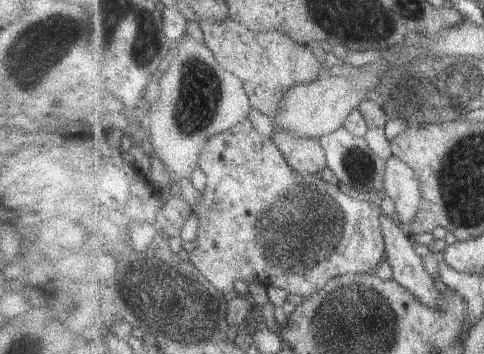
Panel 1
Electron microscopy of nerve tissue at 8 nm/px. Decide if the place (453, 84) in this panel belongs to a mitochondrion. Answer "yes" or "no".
yes

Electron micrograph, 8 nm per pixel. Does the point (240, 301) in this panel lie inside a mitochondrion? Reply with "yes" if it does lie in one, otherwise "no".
no

